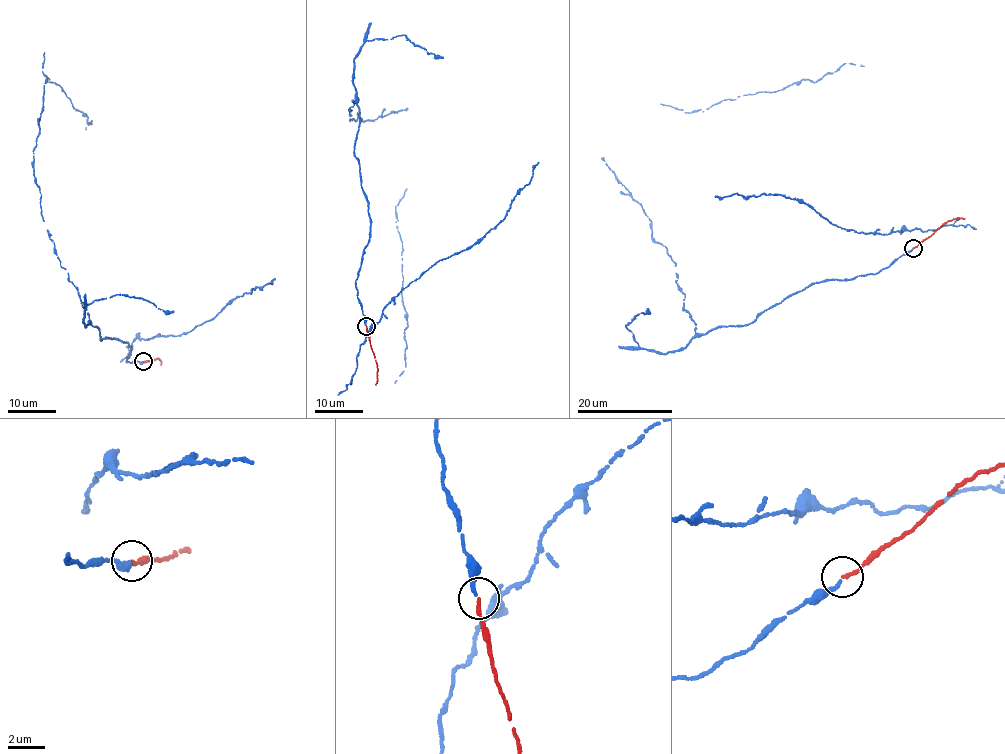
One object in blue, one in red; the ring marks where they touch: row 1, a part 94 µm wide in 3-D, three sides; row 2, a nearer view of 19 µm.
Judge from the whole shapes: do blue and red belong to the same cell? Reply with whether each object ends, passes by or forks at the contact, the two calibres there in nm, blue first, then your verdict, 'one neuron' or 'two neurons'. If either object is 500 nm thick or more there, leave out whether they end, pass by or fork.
blue ends | red ends | 260/220 nm | one neuron

